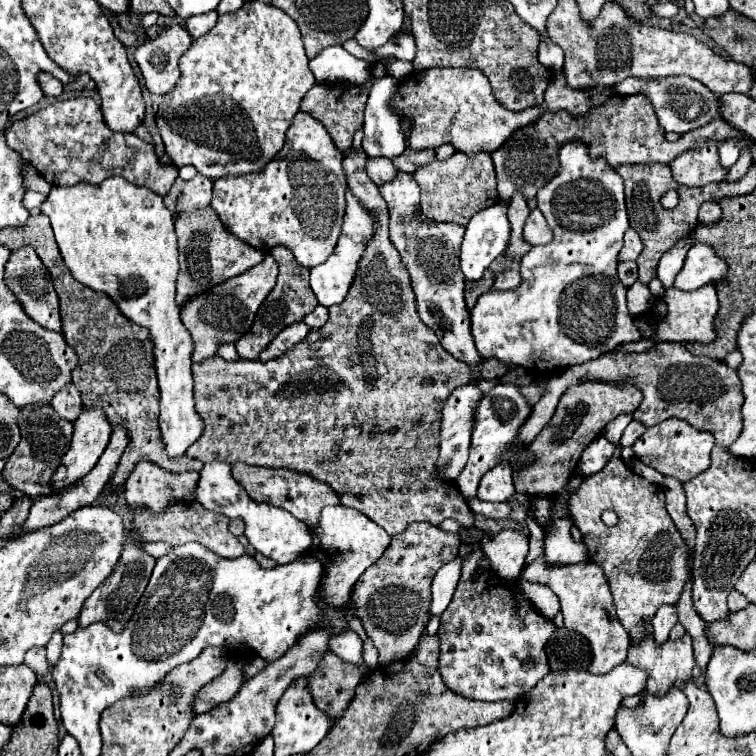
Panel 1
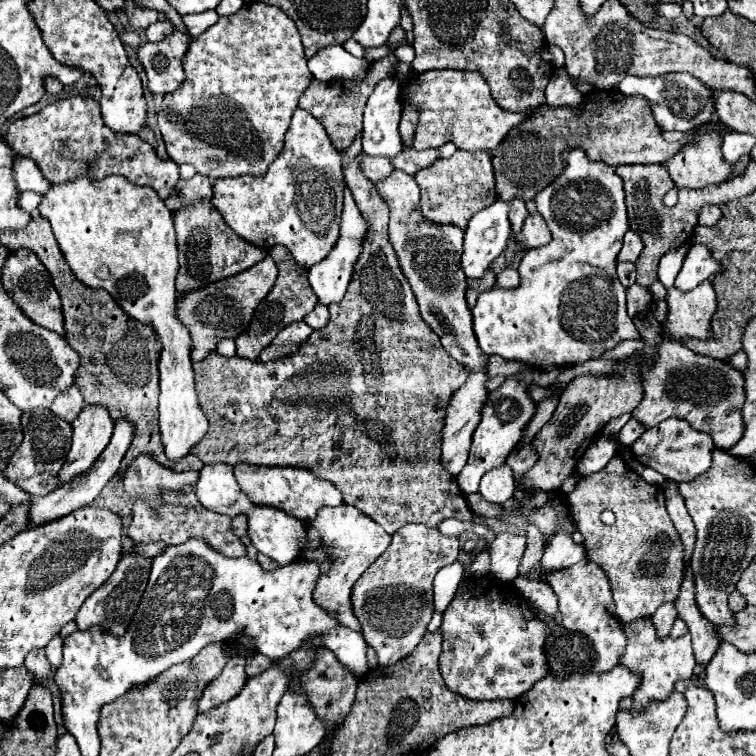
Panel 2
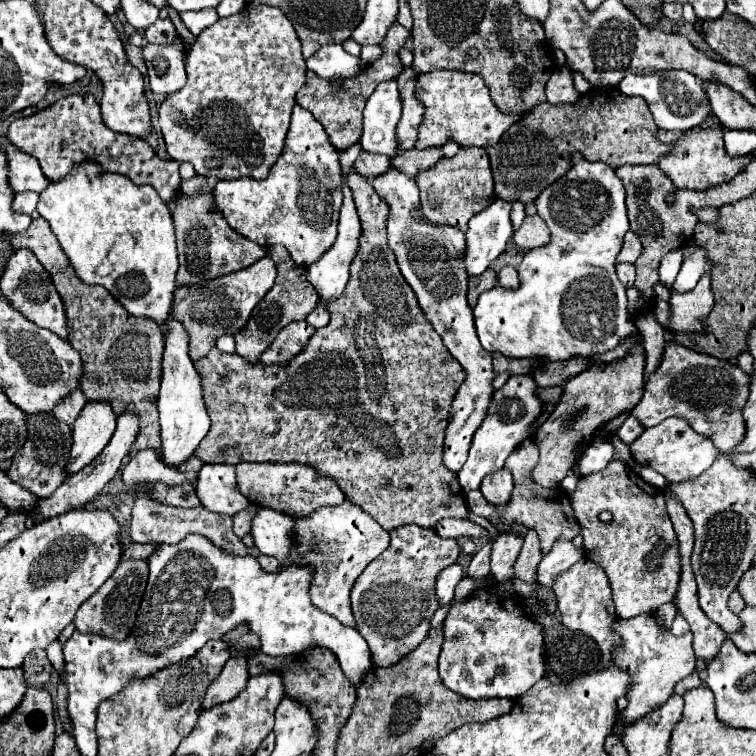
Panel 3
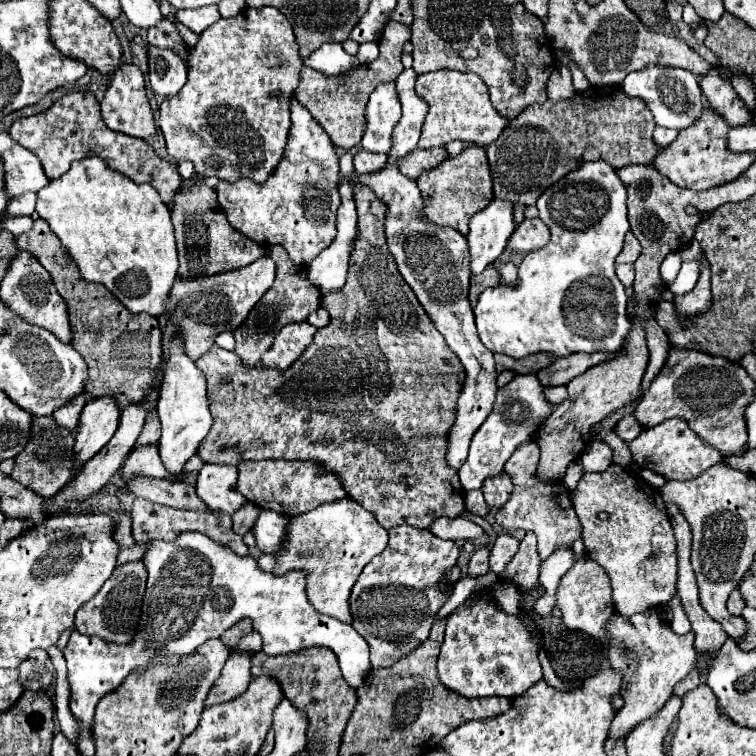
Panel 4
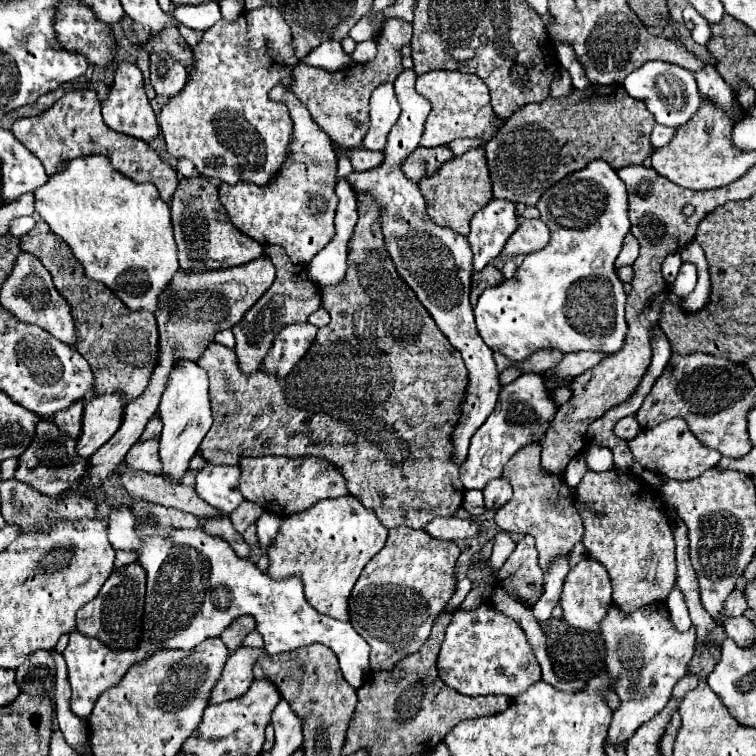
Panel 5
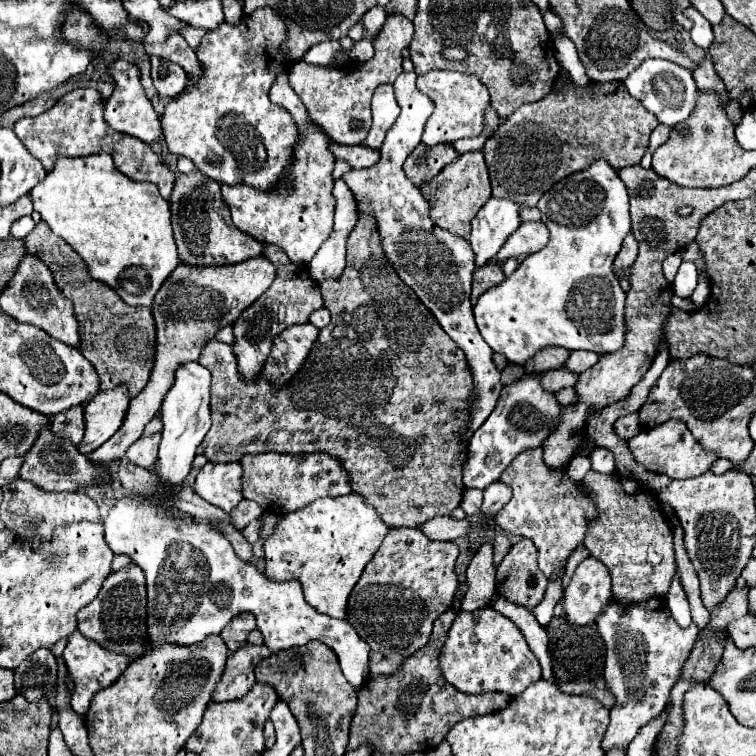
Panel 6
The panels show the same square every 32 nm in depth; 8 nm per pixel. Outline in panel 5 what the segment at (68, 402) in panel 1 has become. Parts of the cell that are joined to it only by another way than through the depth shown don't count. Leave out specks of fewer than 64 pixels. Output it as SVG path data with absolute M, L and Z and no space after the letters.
M76 402L70 408L56 412L56 416L52 420L56 422L56 428L60 428L60 432L68 432L68 436L78 440L80 424L82 424L82 410L84 410L84 402Z

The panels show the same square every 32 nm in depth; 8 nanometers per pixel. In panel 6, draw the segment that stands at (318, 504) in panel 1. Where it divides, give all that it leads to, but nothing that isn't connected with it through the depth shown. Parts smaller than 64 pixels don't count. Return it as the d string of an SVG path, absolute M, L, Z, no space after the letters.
M262 452L248 454L240 458L244 468L242 474L242 494L248 500L254 500L270 514L286 514L298 510L316 498L322 496L344 496L352 492L348 472L344 472L344 464L326 452L314 452L304 456L278 454L278 452Z

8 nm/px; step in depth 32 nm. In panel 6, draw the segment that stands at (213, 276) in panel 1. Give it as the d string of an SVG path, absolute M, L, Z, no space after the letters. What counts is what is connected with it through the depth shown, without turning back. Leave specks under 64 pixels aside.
M194 172L194 174L180 174L176 178L170 206L172 206L172 228L174 238L178 244L178 254L182 262L190 264L236 264L242 260L248 260L252 256L262 254L262 244L248 236L246 232L240 232L236 224L232 224L228 208L222 200L220 192L222 184L216 180Z

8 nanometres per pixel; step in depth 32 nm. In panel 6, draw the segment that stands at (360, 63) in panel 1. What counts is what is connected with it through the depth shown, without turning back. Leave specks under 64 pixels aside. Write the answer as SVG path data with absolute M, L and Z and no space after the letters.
M320 42L320 44L316 44L316 48L310 48L302 60L308 62L308 64L332 66L334 64L334 54L338 50L340 50L338 42Z

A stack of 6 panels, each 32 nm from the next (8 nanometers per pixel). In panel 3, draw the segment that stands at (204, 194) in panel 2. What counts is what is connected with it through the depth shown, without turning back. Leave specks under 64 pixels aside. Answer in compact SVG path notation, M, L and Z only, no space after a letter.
M194 176L190 180L182 180L176 194L194 194L198 190L210 190L210 186L206 184L206 178L204 176Z

